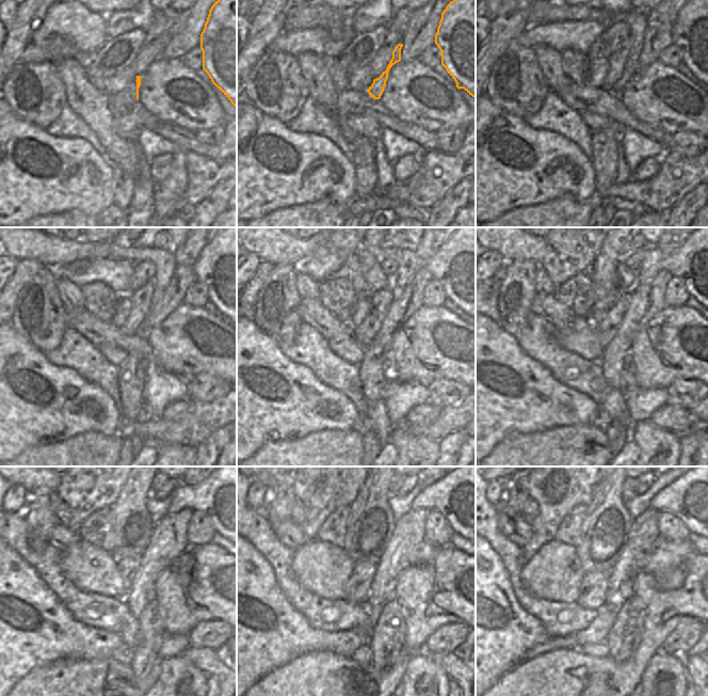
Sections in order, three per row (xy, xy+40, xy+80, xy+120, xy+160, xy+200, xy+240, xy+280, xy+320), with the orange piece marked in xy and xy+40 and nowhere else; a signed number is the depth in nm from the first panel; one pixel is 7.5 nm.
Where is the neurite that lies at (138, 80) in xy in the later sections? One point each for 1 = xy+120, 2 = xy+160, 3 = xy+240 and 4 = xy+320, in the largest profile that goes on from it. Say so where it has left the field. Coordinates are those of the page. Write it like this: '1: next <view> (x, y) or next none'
1: next xy+120 (163, 259)
2: next xy+160 (453, 265)
3: next xy+240 (214, 496)
4: next xy+320 (692, 497)

